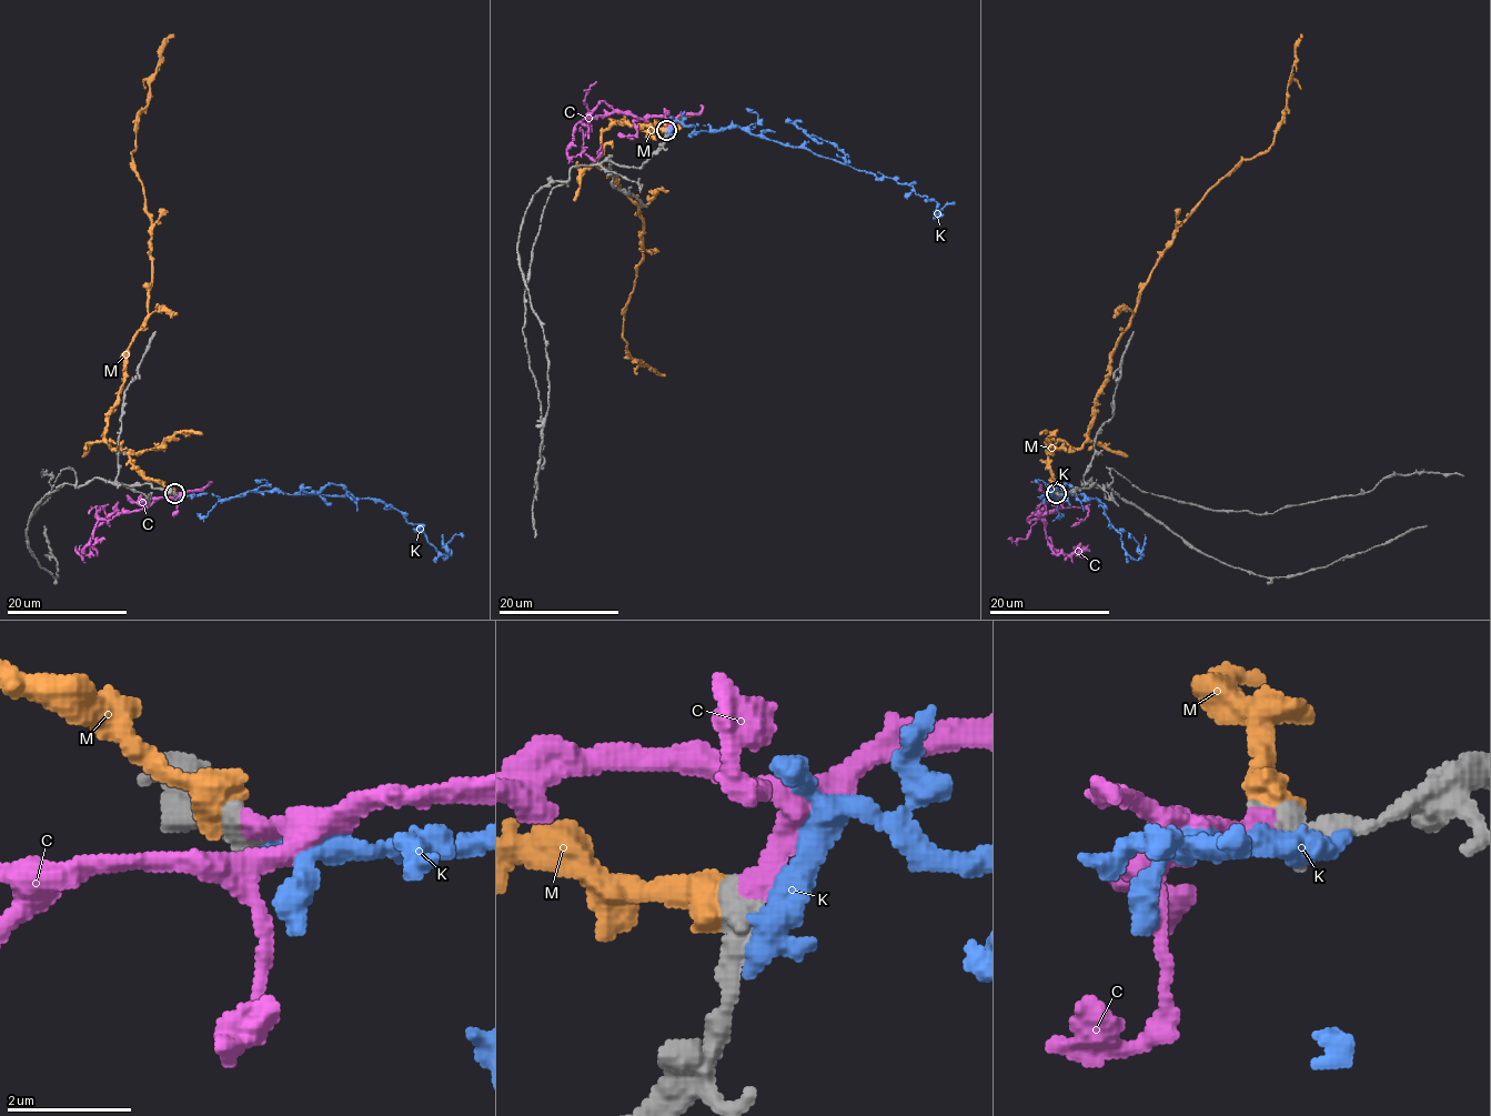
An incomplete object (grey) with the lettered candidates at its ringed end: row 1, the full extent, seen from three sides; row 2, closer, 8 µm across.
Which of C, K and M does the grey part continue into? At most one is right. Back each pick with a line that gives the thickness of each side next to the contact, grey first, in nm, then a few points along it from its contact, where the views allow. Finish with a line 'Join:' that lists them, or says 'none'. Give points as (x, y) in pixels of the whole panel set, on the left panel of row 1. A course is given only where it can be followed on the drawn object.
C: Thickness 500 nm (grey) against 360 nm. Its course: (175, 493), (173, 498), (155, 498), (139, 510), (114, 511), (80, 555), (76, 550), (88, 555), (97, 549)
Join: C

